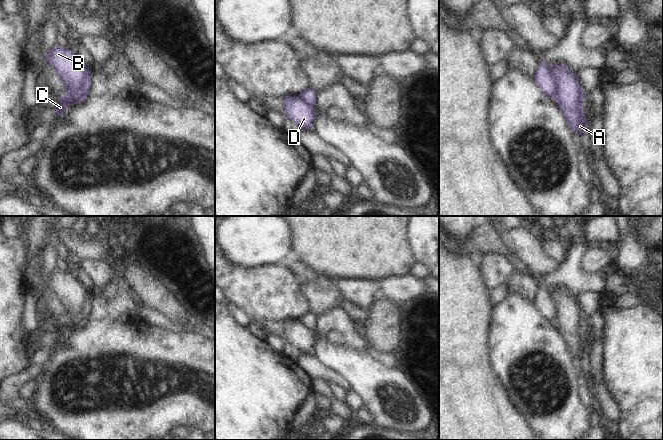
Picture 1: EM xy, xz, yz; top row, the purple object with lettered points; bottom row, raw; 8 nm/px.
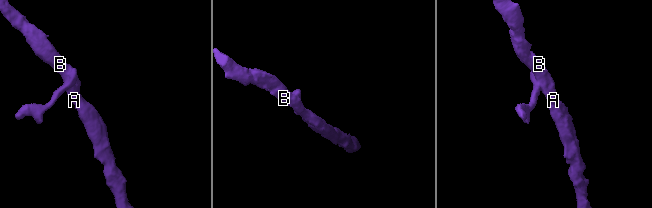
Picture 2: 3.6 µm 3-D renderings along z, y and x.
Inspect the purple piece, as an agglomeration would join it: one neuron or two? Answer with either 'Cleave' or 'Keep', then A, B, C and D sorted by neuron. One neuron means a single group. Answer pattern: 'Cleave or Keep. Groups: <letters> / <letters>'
Cleave. Groups: A B D / C

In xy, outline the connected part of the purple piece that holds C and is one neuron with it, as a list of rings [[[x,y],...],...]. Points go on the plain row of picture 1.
[[[64,319],[57,325],[57,329],[54,332],[57,340],[61,340],[63,336],[71,329],[75,327],[72,320]]]

